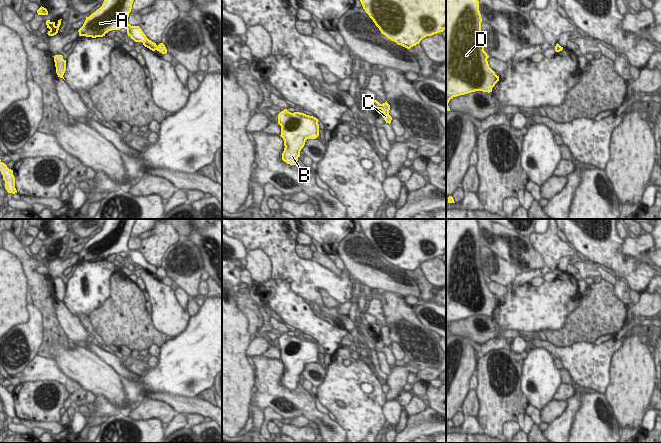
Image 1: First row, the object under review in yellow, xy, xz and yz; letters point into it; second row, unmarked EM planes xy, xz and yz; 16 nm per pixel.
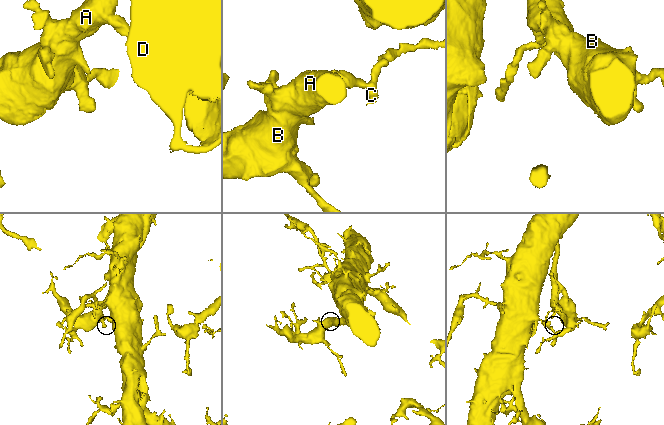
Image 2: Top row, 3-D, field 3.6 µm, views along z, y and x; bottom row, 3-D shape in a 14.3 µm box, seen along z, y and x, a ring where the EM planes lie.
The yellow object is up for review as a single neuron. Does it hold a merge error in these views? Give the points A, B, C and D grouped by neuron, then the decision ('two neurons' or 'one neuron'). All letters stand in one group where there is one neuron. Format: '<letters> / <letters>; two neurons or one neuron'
A B D / C; two neurons

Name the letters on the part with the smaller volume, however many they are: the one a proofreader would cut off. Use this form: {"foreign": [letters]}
{"foreign": ["C"]}

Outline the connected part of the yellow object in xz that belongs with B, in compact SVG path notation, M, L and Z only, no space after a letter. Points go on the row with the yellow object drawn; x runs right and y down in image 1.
M284 109L278 114L278 124L281 126L281 137L284 140L282 160L290 165L296 165L300 151L307 139L319 136L318 119L300 112L291 113Z

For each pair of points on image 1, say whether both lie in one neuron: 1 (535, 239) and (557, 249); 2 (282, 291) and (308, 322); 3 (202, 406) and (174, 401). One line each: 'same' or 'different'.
1: same
2: same
3: same

